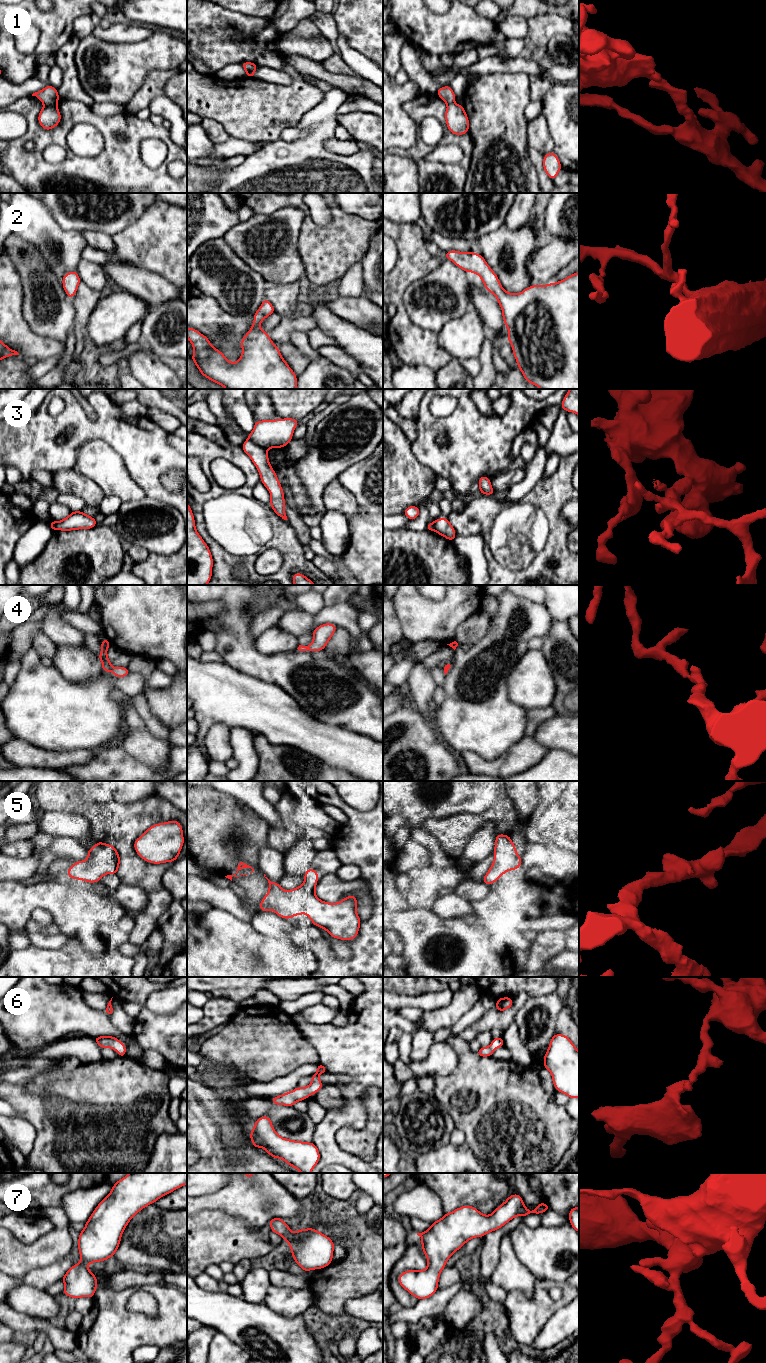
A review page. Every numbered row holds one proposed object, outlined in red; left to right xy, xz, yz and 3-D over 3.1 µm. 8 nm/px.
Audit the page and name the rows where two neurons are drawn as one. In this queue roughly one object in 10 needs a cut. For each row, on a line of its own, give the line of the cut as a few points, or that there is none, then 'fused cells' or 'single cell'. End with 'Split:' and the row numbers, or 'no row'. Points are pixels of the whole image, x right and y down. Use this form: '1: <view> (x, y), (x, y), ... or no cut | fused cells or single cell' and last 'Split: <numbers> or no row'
1: xy (55, 102), (45, 105) | fused cells
2: no cut | single cell
3: xz (248, 438), (265, 449) | fused cells
4: no cut | single cell
5: no cut | single cell
6: no cut | single cell
7: no cut | single cell
Split: 1, 3

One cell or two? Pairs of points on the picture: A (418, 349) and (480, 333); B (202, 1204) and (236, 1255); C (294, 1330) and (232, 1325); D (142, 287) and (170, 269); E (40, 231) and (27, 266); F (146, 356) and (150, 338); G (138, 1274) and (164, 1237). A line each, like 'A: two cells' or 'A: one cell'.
A: two cells
B: two cells
C: one cell
D: two cells
E: two cells
F: two cells
G: two cells

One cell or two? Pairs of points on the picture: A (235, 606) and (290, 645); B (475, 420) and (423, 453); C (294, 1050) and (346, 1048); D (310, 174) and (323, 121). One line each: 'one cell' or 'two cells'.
A: two cells
B: one cell
C: two cells
D: one cell

